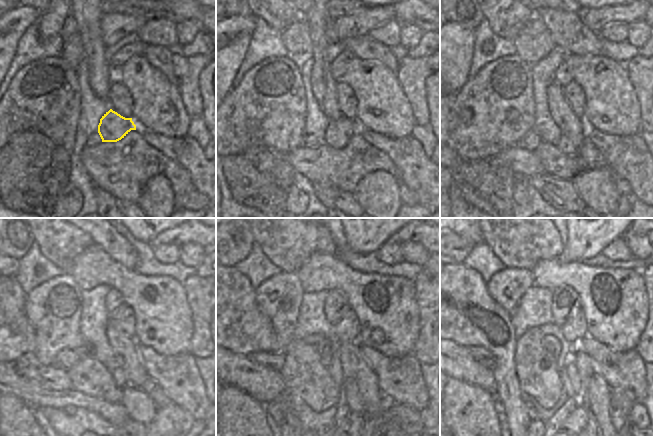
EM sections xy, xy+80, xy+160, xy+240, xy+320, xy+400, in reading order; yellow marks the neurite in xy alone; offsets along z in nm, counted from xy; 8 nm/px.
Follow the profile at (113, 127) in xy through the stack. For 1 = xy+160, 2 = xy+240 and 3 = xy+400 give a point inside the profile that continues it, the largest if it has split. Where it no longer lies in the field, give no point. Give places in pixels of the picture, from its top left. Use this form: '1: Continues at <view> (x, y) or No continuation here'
1: Continues at xy+160 (566, 146)
2: Continues at xy+240 (118, 375)
3: Continues at xy+400 (560, 416)

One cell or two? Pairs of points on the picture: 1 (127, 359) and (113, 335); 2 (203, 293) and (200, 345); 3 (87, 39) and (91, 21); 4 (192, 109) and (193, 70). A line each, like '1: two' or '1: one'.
1: one
2: one
3: one
4: one

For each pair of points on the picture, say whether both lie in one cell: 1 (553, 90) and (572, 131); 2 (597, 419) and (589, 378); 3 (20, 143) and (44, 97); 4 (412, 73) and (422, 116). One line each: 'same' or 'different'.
1: same
2: same
3: different
4: same

